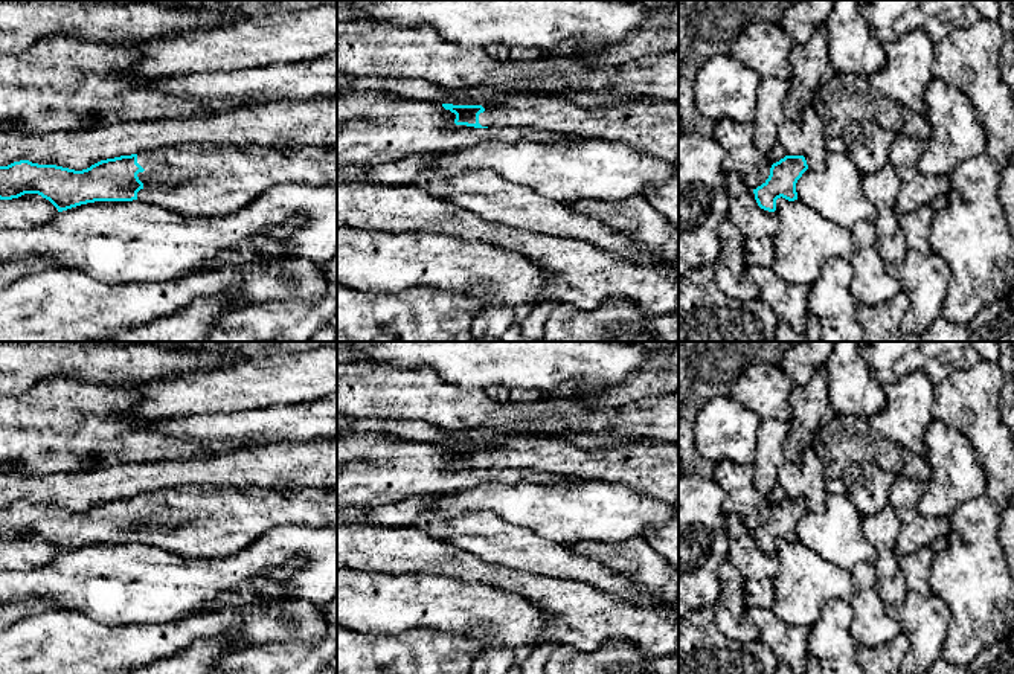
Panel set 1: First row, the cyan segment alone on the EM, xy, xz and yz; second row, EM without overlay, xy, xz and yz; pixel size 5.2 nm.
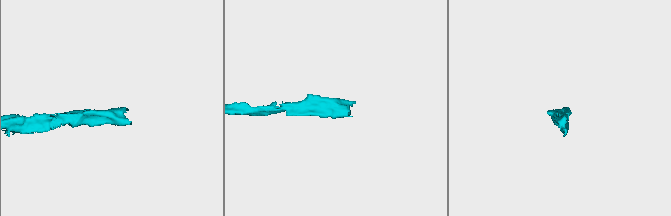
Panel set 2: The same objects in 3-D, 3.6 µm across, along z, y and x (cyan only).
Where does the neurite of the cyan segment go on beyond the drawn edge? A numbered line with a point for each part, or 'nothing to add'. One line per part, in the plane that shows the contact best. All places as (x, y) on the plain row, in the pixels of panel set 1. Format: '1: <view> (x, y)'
1: xy (206, 520)

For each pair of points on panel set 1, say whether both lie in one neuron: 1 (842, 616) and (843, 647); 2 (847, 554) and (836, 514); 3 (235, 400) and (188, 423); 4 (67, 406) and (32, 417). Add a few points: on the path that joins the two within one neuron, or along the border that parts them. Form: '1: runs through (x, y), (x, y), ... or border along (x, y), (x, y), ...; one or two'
1: runs through (842, 624), (842, 639); one
2: runs through (845, 545), (837, 537), (837, 523); one
3: border along (243, 410), (205, 412), (173, 418); two
4: runs through (58, 415), (41, 417); one

